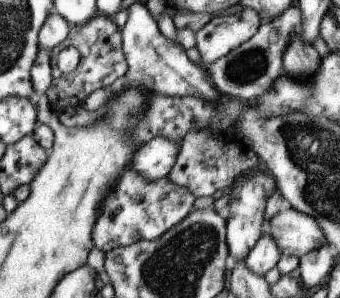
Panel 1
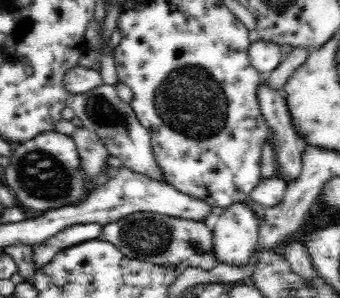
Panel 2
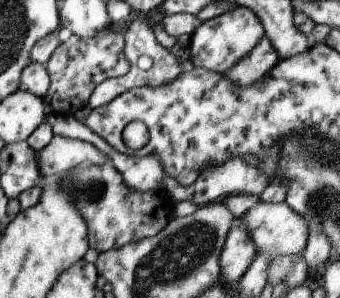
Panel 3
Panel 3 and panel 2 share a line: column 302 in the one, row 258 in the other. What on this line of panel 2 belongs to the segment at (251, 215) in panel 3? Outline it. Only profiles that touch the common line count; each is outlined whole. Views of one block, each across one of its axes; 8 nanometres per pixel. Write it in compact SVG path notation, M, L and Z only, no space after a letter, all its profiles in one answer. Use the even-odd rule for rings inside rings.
M246 202L232 204L226 210L216 208L206 220L206 226L212 228L214 256L220 264L244 266L252 260L258 244L258 218Z

